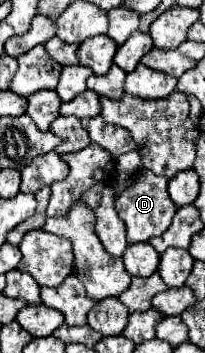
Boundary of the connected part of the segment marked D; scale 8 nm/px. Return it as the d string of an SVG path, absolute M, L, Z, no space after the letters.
M140 169L136 173L136 181L132 187L128 187L118 199L116 199L116 211L120 215L120 219L124 221L126 225L126 233L128 233L128 243L140 243L140 241L150 241L152 237L160 237L174 213L176 213L176 205L172 203L170 195L168 195L168 179L166 177L160 177L148 169Z

